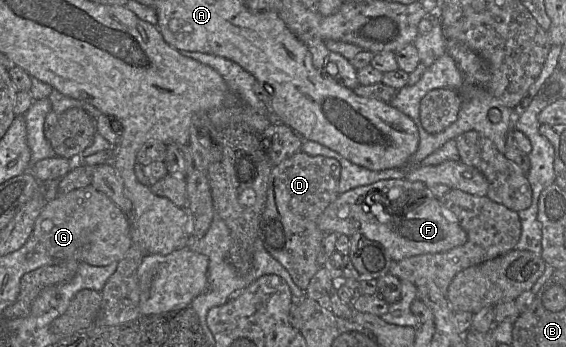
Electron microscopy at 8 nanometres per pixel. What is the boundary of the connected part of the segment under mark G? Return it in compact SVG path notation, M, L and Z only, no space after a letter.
M91 185L51 200L36 219L32 236L56 260L76 259L100 267L123 260L133 244L128 216Z

